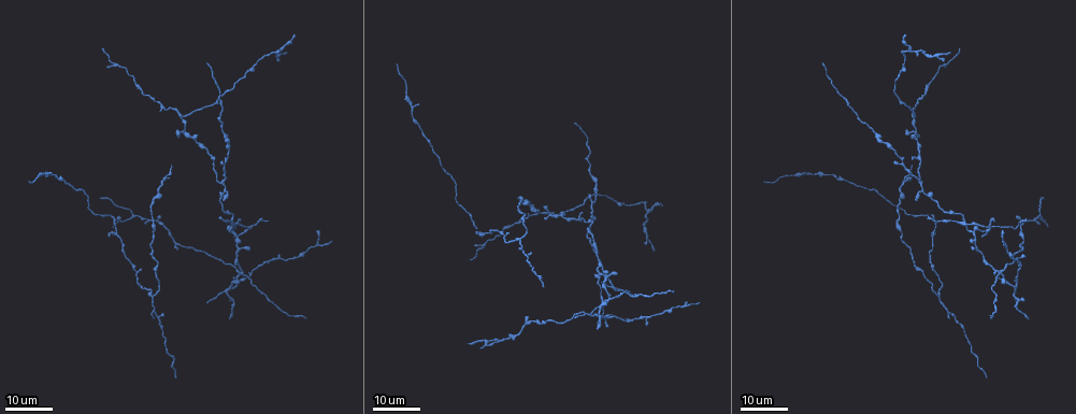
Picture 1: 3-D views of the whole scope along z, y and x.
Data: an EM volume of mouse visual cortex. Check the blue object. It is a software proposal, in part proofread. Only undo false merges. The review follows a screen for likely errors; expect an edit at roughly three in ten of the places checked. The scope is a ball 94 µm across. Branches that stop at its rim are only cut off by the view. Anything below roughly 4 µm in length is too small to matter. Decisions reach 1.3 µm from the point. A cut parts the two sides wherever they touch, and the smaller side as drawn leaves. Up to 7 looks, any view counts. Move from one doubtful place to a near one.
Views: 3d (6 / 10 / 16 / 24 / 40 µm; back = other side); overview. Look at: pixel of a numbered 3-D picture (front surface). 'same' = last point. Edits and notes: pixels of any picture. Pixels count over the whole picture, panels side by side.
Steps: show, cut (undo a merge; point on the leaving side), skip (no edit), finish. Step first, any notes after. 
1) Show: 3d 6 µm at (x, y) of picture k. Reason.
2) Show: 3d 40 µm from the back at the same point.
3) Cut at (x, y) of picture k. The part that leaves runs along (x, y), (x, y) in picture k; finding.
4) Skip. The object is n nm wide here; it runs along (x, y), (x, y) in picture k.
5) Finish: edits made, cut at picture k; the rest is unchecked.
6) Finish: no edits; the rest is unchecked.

Show: 3d 16 µm at (221, 181) of picture 1. Arms part here.

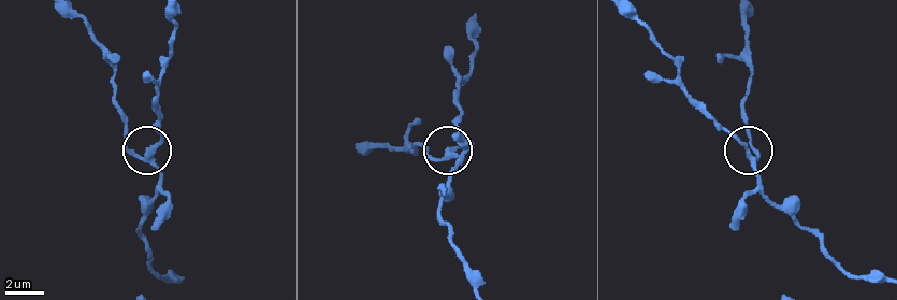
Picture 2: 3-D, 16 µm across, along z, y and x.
Show: 3d 6 µm at (149, 159) of picture 2. Zoom in.

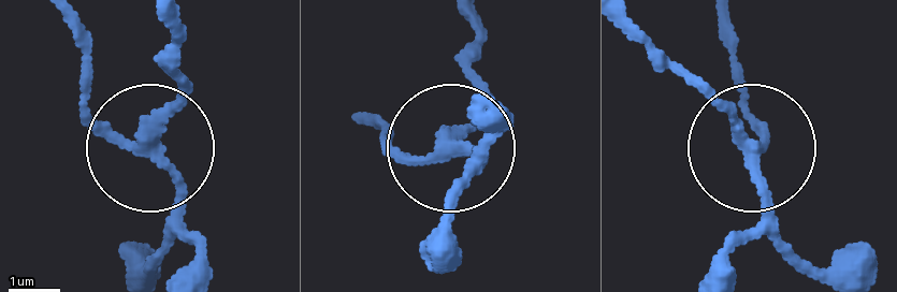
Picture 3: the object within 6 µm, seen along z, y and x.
Skip. Continuous, no second neuron.

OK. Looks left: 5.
Show: 3d 24 µm at (964, 223) of picture 1. Four arms meet.

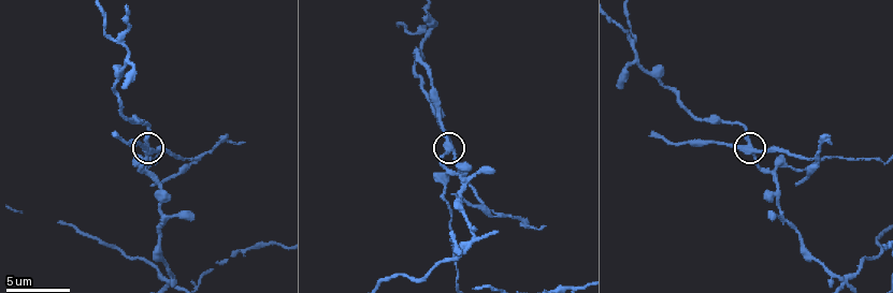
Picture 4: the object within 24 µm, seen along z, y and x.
Show: 3d 6 µm at (153, 152) of picture 4.

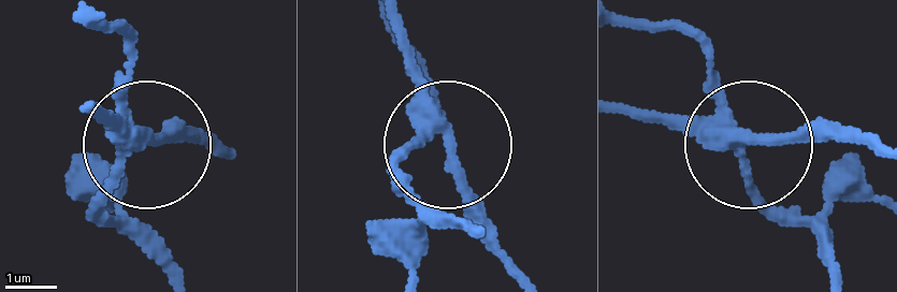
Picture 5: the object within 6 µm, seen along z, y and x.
Show: 3d 6 µm from the back at (445, 145) of picture 5.

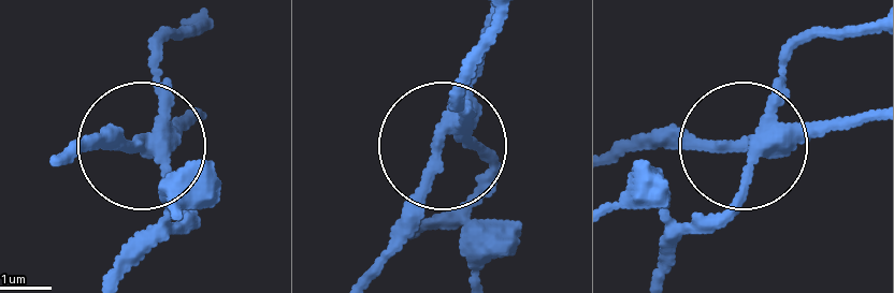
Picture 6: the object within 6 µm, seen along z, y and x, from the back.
Cut at (181, 130) of picture 6. The object is 280 nm wide here; the part that leaves runs along (160, 140), (74, 151) in picture 6; a second neuron is stuck on.

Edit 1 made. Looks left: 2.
Show: 3d 10 µm at (428, 98) of picture 4. Calibre changes.

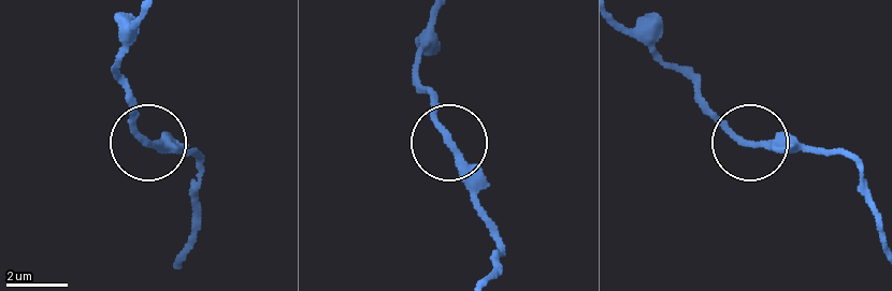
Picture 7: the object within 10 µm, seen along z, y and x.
Show: 3d 6 µm at (148, 142) of picture 7.

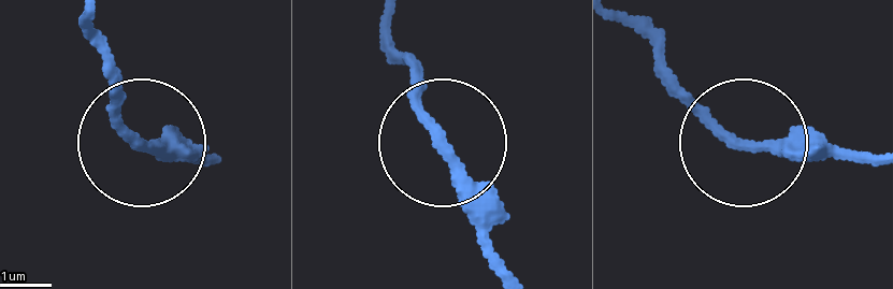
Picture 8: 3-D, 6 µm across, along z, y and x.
Skip. It runs along (89, 22), (128, 124), (214, 149) in picture 8; all the same neuron.

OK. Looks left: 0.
Finish: edits made, cut at picture 6; the rest is unchecked.

